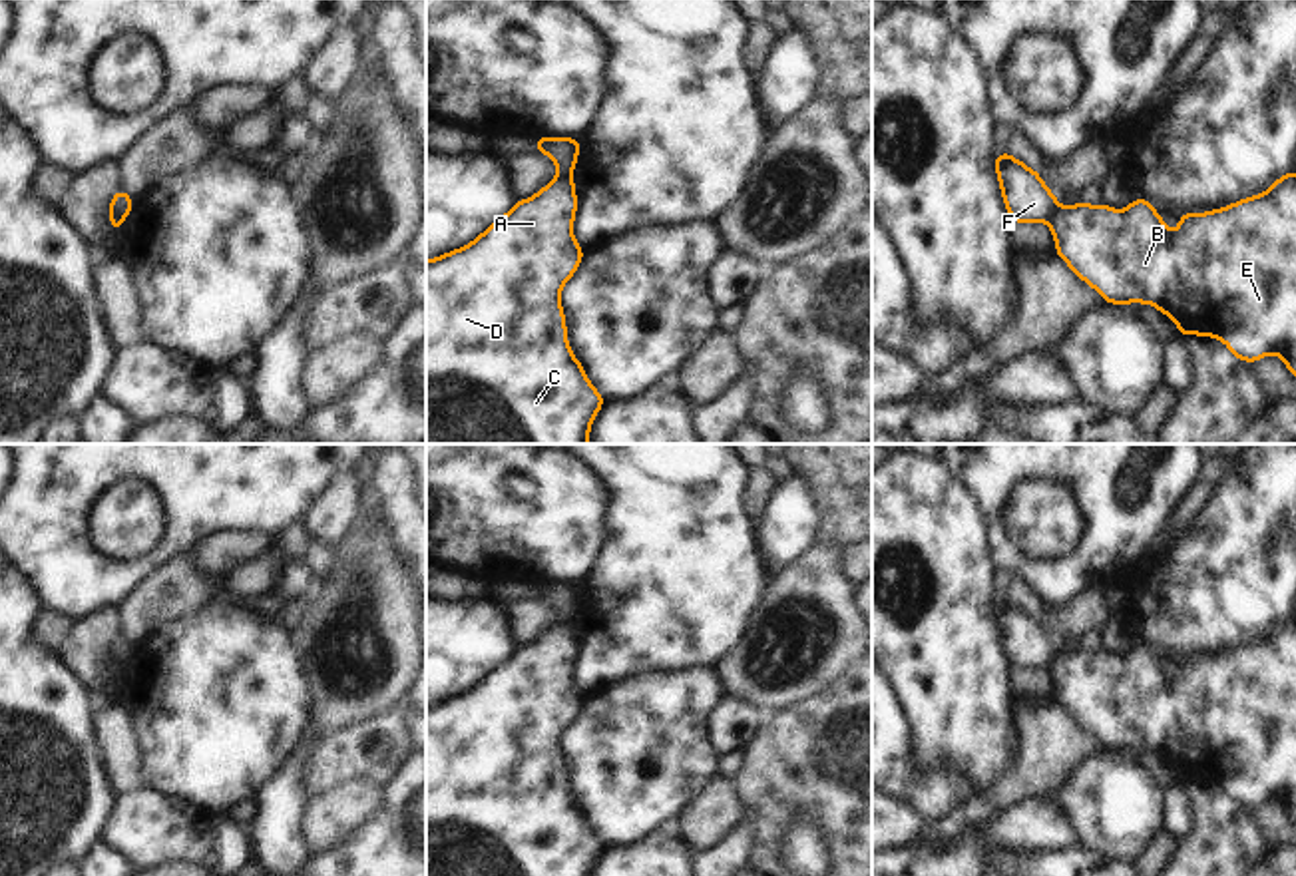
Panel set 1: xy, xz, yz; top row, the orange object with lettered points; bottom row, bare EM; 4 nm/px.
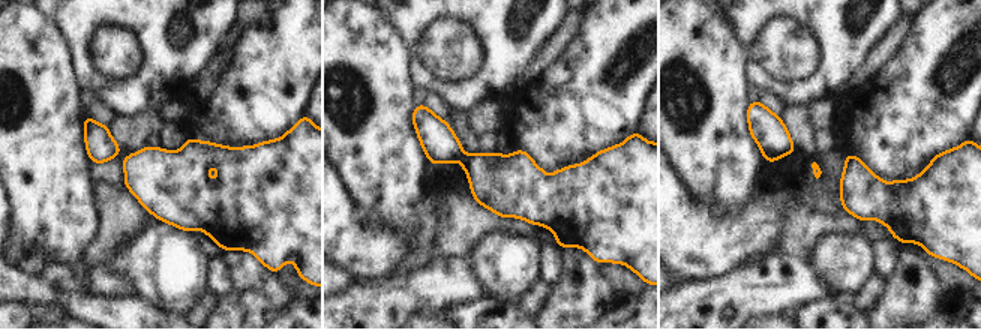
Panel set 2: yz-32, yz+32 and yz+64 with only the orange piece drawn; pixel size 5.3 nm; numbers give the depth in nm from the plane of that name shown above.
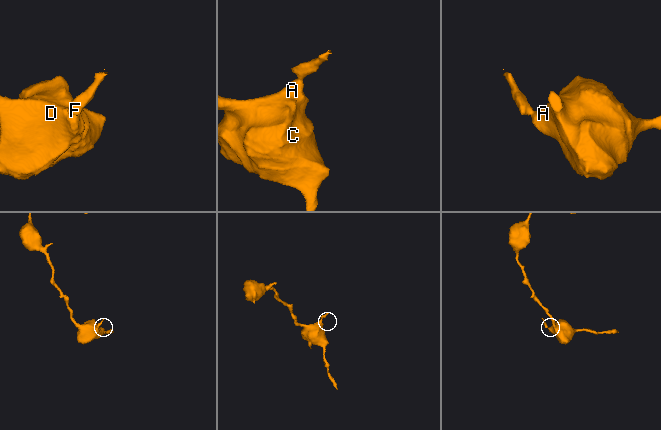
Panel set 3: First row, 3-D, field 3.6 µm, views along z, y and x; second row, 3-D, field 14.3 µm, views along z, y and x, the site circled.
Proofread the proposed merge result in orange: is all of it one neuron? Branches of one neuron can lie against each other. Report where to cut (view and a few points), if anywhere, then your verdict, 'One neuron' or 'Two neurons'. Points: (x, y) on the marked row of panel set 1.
Split along yz (1060, 208), (1050, 221). Two neurons

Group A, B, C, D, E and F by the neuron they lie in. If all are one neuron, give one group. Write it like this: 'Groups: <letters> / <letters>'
Groups: A B C D E / F

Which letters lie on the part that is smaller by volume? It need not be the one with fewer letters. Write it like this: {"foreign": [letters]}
{"foreign": ["F"]}

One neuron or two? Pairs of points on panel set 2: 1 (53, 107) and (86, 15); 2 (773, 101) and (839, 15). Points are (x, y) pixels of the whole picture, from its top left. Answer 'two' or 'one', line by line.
1: two
2: two

